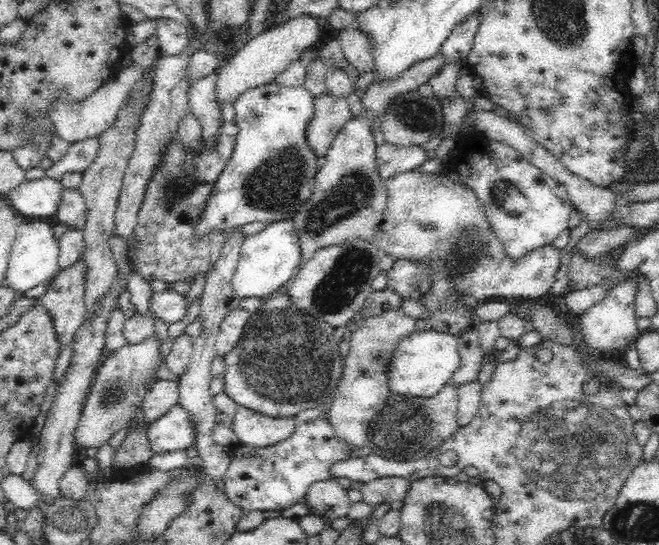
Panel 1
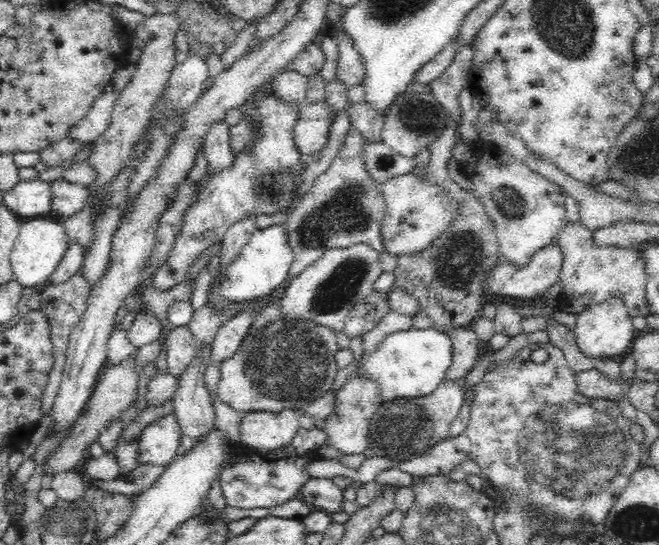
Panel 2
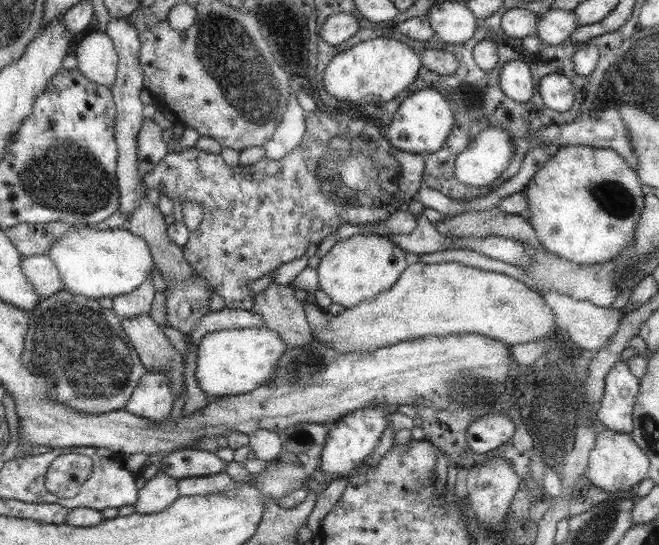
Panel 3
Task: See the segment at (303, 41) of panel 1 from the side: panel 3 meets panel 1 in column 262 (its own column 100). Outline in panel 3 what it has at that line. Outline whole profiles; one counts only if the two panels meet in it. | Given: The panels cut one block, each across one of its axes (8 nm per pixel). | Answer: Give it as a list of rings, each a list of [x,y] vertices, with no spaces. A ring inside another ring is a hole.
[[[105,33],[86,34],[75,48],[76,68],[95,84],[110,88],[118,70],[118,53],[113,47]]]

